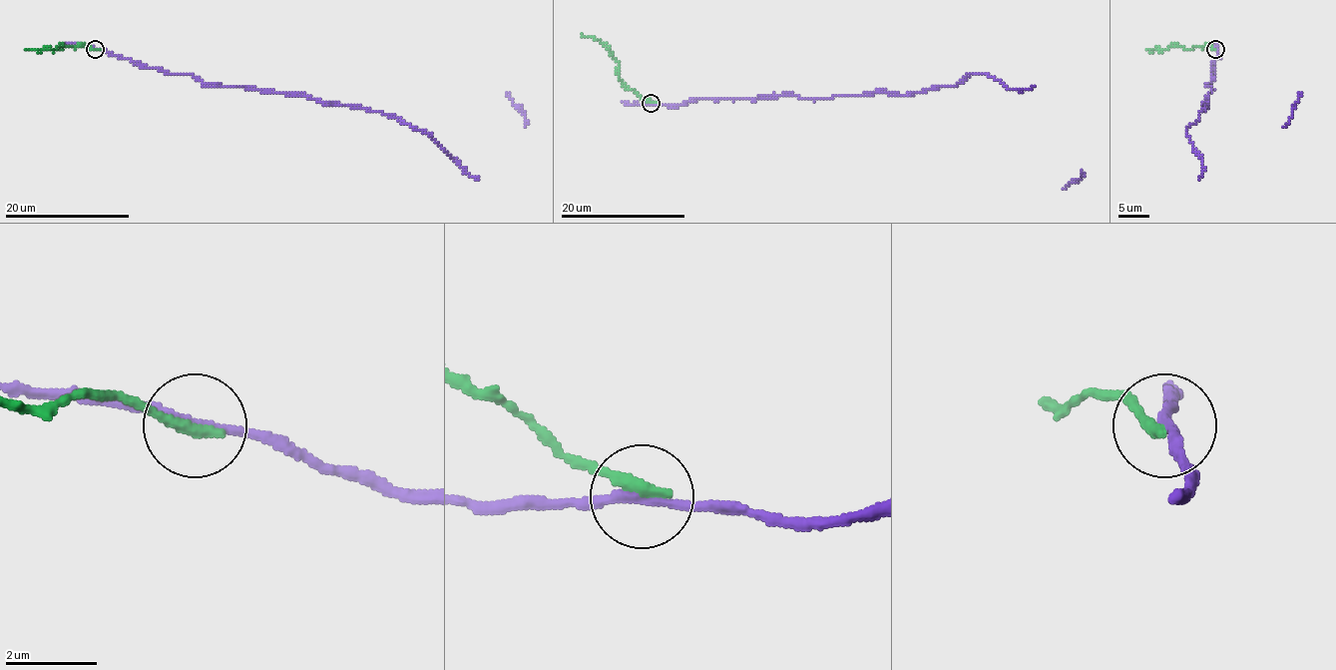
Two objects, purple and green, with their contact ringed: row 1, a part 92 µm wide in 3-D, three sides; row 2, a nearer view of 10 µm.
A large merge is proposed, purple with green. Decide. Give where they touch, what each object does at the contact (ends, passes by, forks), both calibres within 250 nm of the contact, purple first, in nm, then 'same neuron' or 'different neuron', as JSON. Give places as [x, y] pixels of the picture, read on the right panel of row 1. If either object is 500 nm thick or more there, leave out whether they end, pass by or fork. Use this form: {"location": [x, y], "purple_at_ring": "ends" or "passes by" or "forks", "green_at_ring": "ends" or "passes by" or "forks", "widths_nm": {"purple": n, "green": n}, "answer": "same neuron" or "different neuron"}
{"location": [1215, 49], "purple_at_ring": "passes by", "green_at_ring": "ends", "widths_nm": {"purple": 190, "green": 320}, "answer": "different neuron"}

